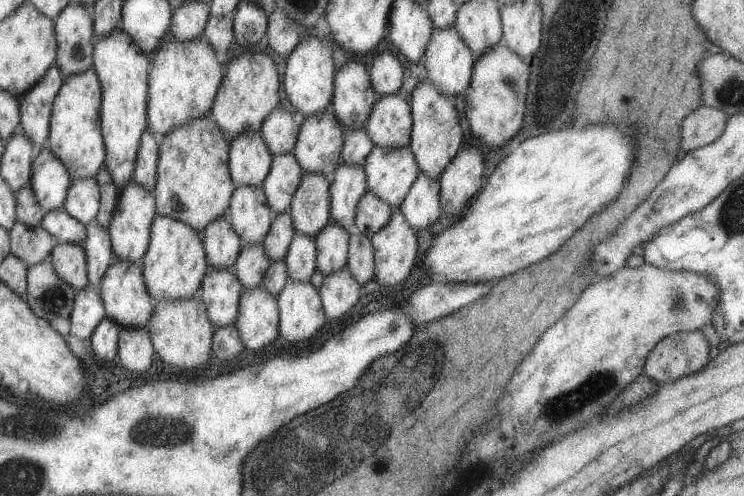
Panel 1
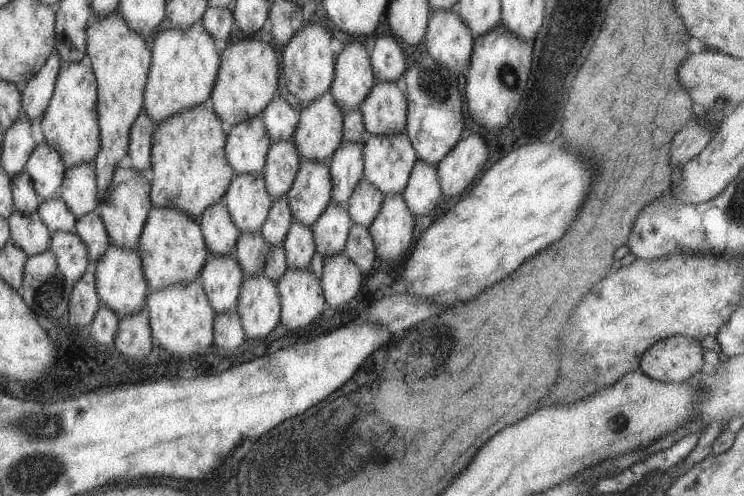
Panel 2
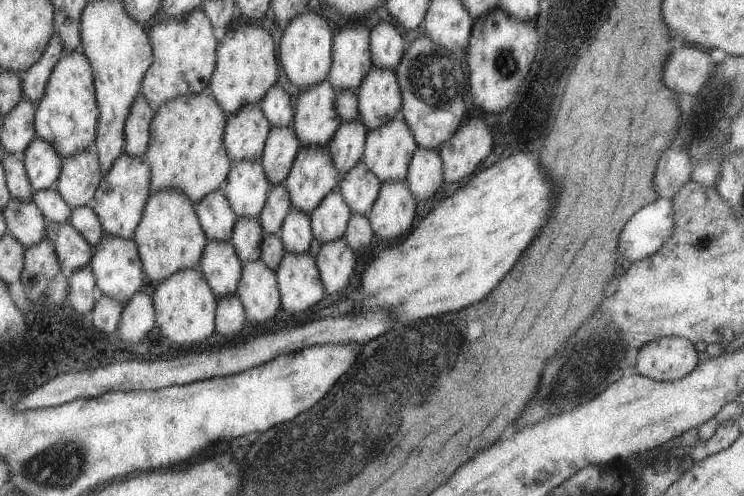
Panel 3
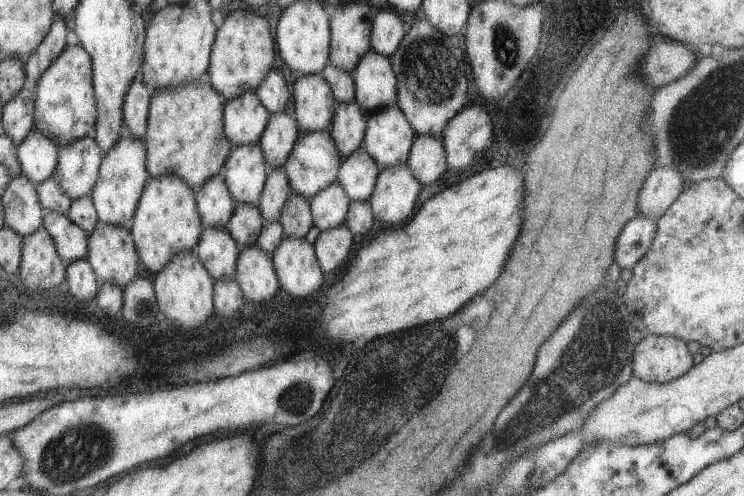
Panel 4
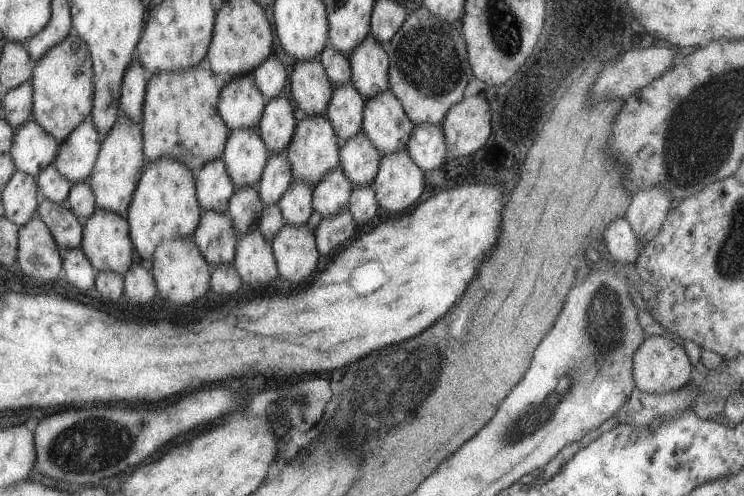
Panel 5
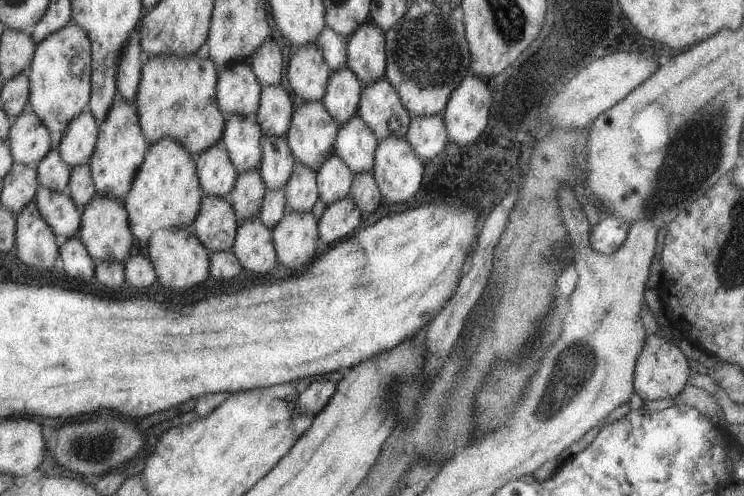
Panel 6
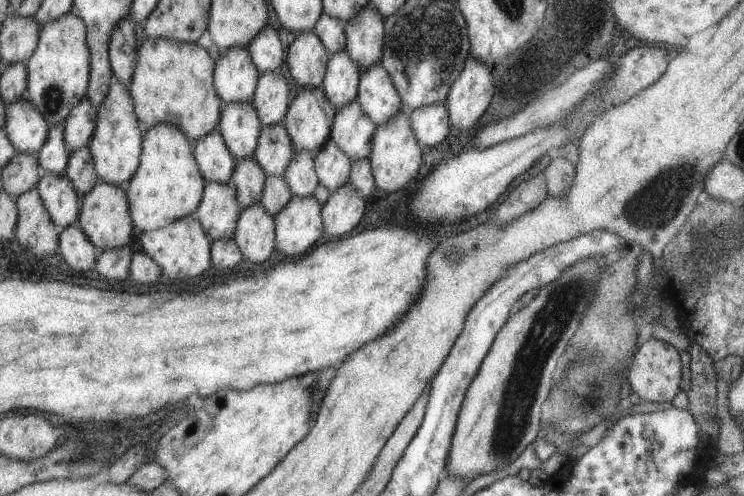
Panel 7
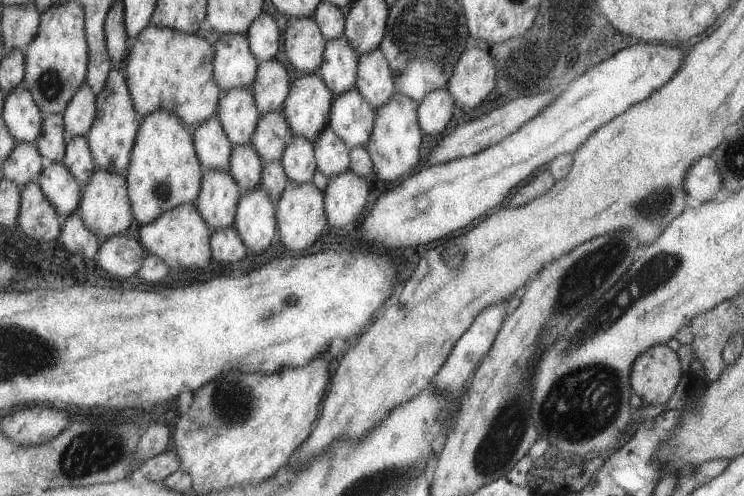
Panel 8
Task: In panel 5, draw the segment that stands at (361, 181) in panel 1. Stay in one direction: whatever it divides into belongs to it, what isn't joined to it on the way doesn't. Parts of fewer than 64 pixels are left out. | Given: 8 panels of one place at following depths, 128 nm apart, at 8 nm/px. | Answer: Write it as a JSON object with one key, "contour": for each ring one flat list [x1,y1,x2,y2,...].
{"contour":[[351,81,332,87,331,96,325,116,332,124,339,142,346,141,361,129,365,100]]}

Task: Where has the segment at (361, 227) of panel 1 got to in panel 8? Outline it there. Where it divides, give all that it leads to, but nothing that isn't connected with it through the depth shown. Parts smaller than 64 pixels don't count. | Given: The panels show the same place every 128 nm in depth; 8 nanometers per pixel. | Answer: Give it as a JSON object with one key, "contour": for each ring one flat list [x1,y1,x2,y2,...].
{"contour":[[353,87,334,95,328,125,350,149,368,143,374,118,374,108]]}

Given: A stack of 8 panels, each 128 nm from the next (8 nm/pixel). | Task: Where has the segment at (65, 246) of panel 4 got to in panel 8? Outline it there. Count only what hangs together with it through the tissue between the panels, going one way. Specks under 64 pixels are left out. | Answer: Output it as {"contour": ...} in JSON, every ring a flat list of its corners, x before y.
{"contour":[[40,159,42,169,37,174,37,184,45,198,55,207,56,213,65,218,78,208,82,193,81,184,71,176,67,167,61,162]]}

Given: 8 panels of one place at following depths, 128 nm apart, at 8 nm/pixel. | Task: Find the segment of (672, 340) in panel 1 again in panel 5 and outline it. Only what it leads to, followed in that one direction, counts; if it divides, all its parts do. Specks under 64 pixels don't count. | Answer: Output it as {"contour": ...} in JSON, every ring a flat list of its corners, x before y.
{"contour":[[645,335,643,342,632,356,632,379,634,386,641,392,662,395,681,389,693,378,694,370,683,347,664,336]]}

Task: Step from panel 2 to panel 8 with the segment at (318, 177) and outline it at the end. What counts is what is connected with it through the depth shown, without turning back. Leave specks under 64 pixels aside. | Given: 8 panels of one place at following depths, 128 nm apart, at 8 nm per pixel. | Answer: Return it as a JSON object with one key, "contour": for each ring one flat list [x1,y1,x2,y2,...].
{"contour":[[317,72,303,74,291,82,281,111,293,134,308,138,313,143,319,133,328,125,333,99,334,94,325,86,324,80]]}

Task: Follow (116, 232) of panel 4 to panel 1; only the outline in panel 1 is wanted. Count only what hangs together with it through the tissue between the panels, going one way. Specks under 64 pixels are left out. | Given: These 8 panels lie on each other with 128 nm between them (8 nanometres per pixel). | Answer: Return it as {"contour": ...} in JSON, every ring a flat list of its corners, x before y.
{"contour":[[113,260,102,274,97,287,107,317,120,327,143,327,153,314,153,300,146,289,140,264]]}

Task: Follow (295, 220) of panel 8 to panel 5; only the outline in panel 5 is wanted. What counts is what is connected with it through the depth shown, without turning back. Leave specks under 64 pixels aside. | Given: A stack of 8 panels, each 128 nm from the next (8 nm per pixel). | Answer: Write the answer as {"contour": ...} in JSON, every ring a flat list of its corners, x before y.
{"contour":[[285,223,270,241,278,274,293,284,313,278,320,254,314,241,314,230,307,223]]}

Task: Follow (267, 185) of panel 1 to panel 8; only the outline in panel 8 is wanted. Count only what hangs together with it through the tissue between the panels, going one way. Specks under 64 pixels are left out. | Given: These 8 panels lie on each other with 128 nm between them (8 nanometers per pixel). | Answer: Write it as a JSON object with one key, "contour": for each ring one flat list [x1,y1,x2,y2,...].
{"contour":[[275,57,258,62,254,82,250,84,260,114,281,110,289,90,289,76]]}

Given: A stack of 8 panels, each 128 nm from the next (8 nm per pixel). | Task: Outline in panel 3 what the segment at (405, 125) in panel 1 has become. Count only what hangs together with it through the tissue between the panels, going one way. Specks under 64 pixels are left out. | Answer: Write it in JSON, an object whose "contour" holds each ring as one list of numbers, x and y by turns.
{"contour":[[371,65,356,88,358,118,368,130,384,125,401,112,403,99,394,71]]}

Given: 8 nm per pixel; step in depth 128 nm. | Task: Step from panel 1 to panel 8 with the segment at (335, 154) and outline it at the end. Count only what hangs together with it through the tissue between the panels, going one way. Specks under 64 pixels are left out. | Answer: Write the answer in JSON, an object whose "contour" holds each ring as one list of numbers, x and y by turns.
{"contour":[[289,17,283,36,284,51,291,66,302,74,317,72,327,40,315,19]]}

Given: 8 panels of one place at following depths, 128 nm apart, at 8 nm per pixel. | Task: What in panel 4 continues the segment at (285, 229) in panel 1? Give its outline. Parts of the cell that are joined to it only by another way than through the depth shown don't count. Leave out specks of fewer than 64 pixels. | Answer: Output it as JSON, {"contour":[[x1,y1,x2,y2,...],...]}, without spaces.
{"contour":[[282,166,267,168,267,176,259,193,257,206,261,216,265,220,277,219,290,193,285,169]]}

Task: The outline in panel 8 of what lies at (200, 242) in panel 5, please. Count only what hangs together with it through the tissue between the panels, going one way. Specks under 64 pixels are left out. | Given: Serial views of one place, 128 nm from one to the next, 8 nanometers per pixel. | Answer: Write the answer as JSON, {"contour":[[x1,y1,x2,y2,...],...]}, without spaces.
{"contour":[[205,169,194,205,206,225,214,231,234,224,239,197,239,187,228,171]]}

